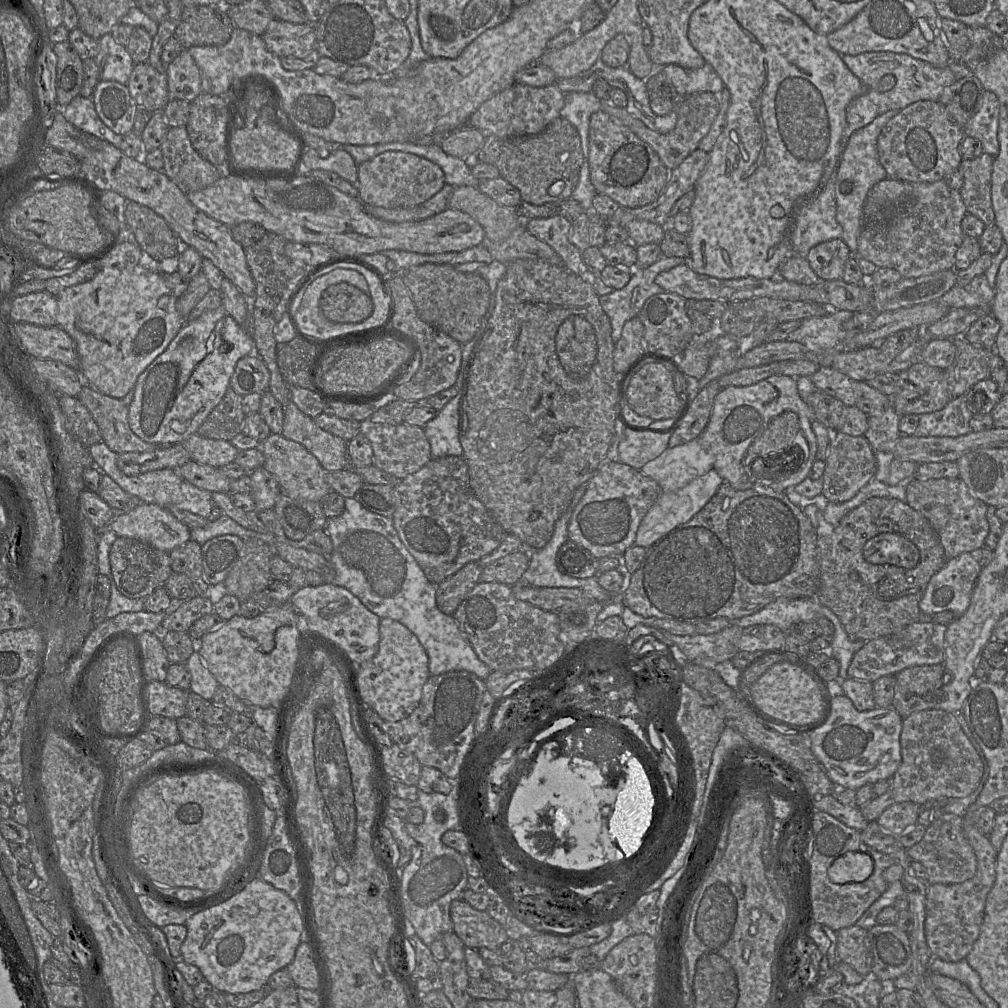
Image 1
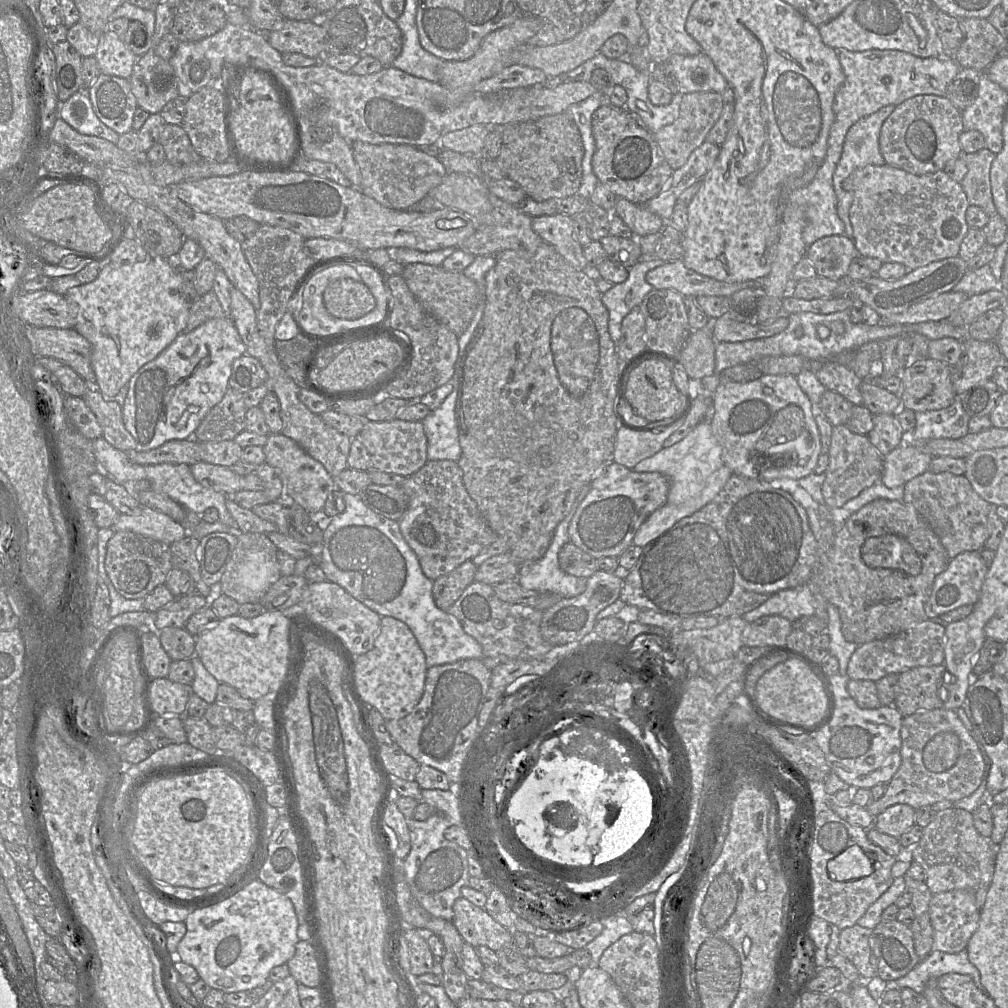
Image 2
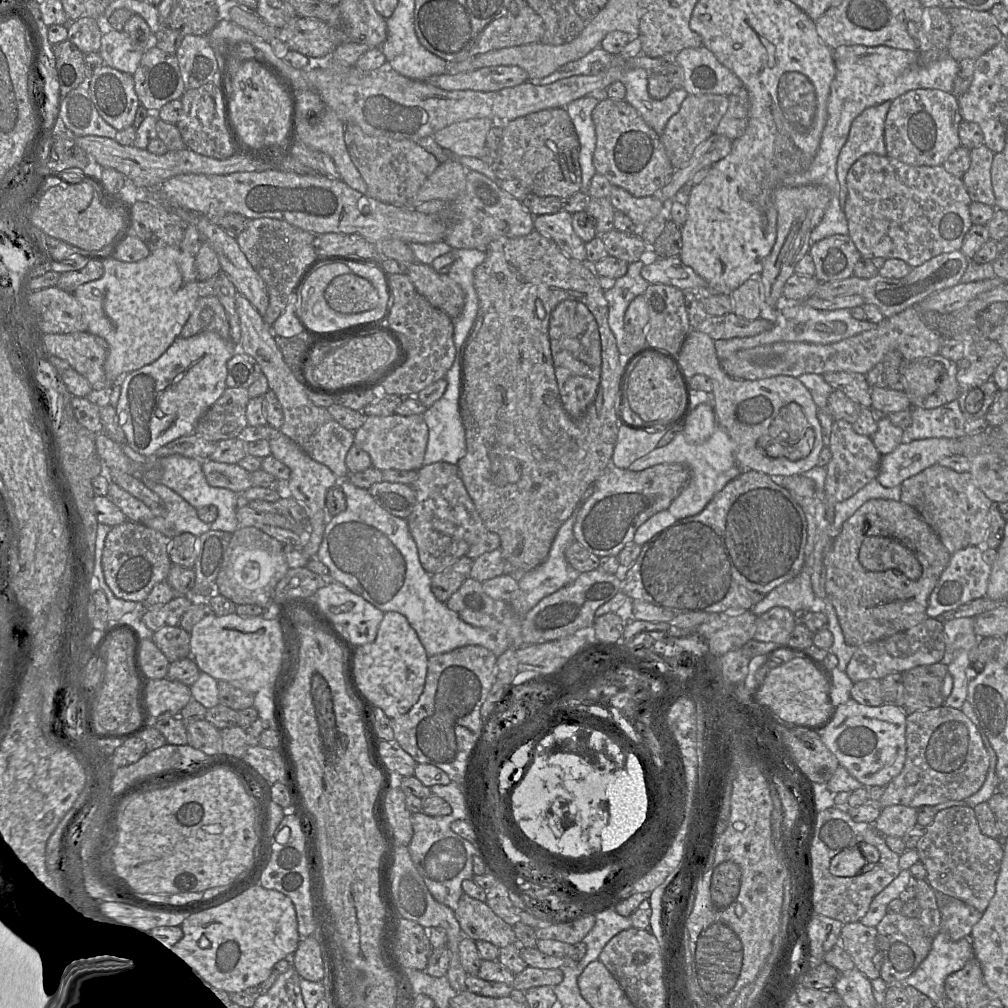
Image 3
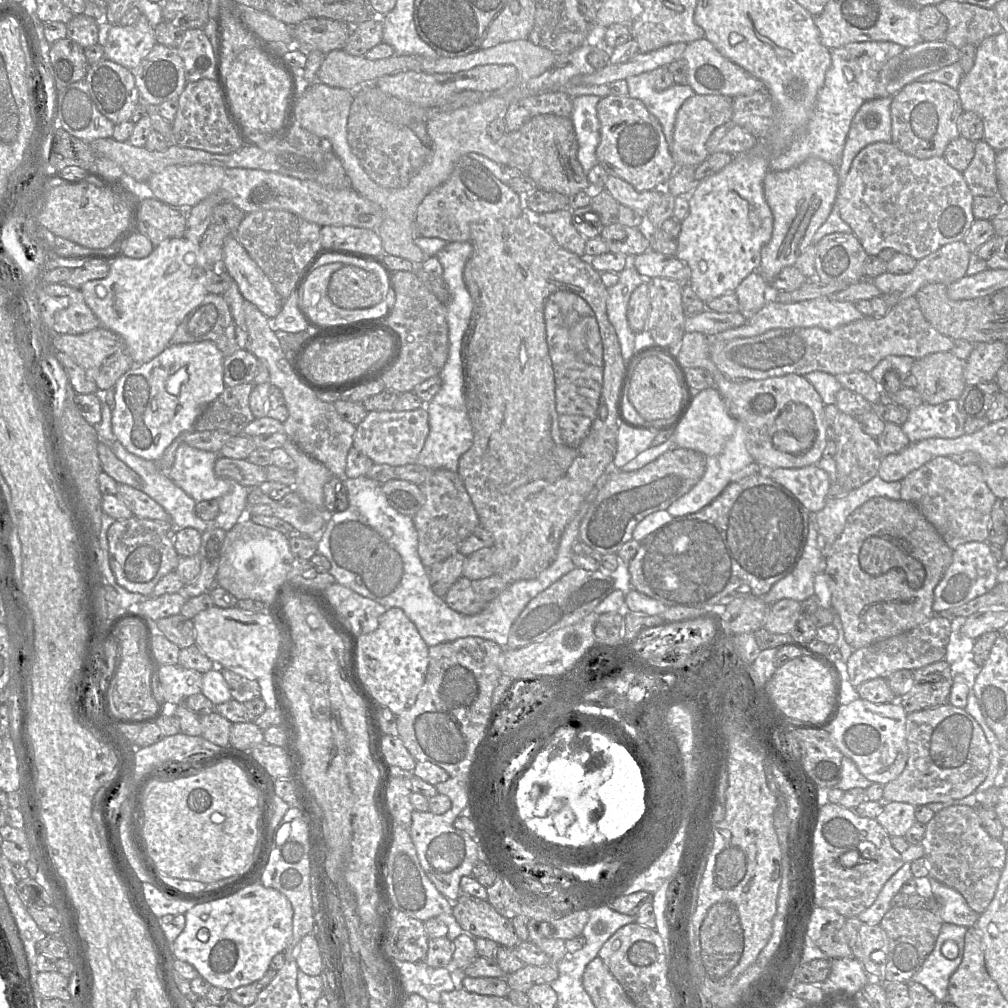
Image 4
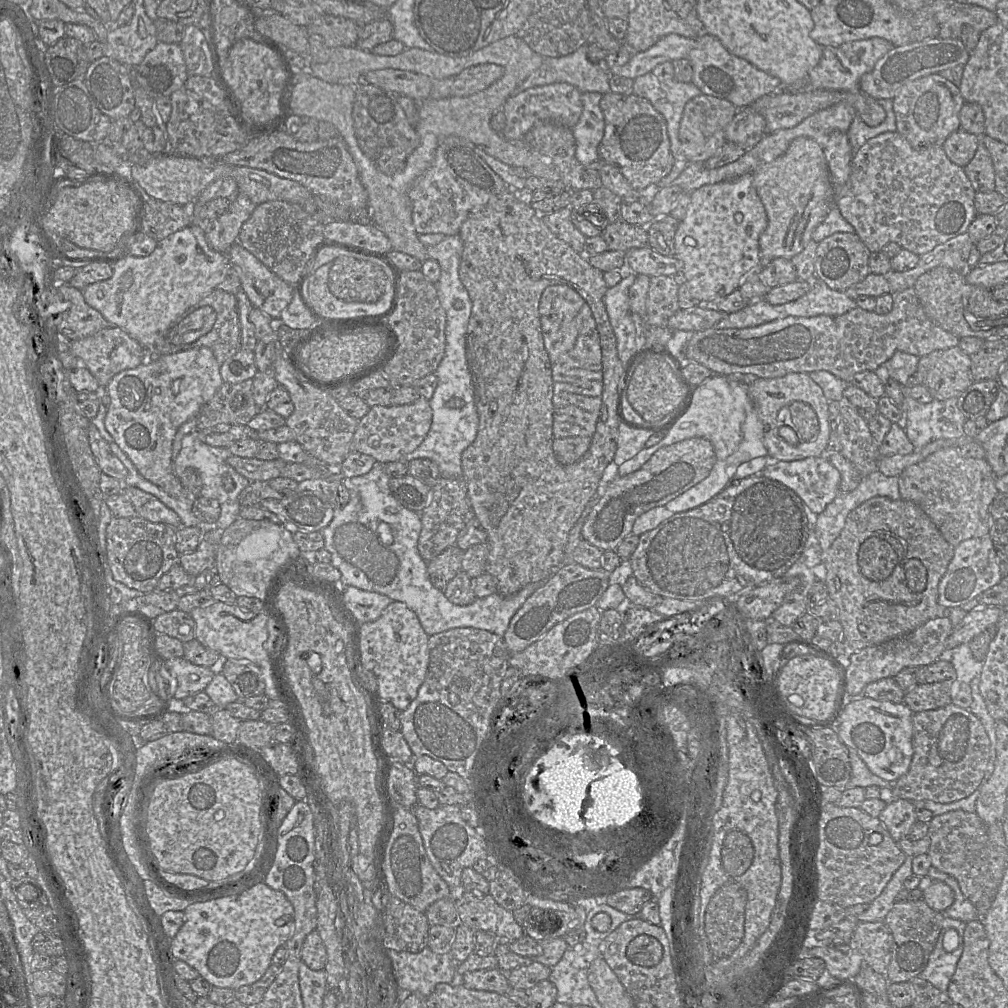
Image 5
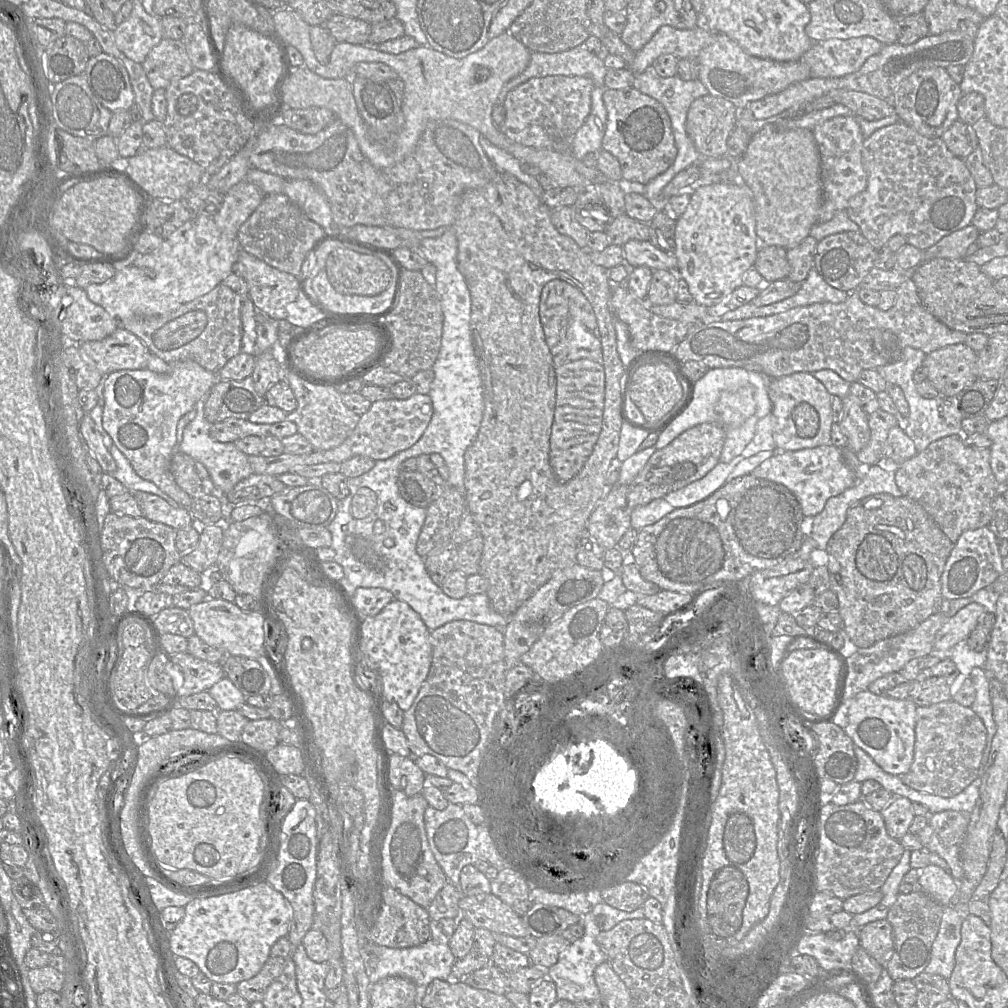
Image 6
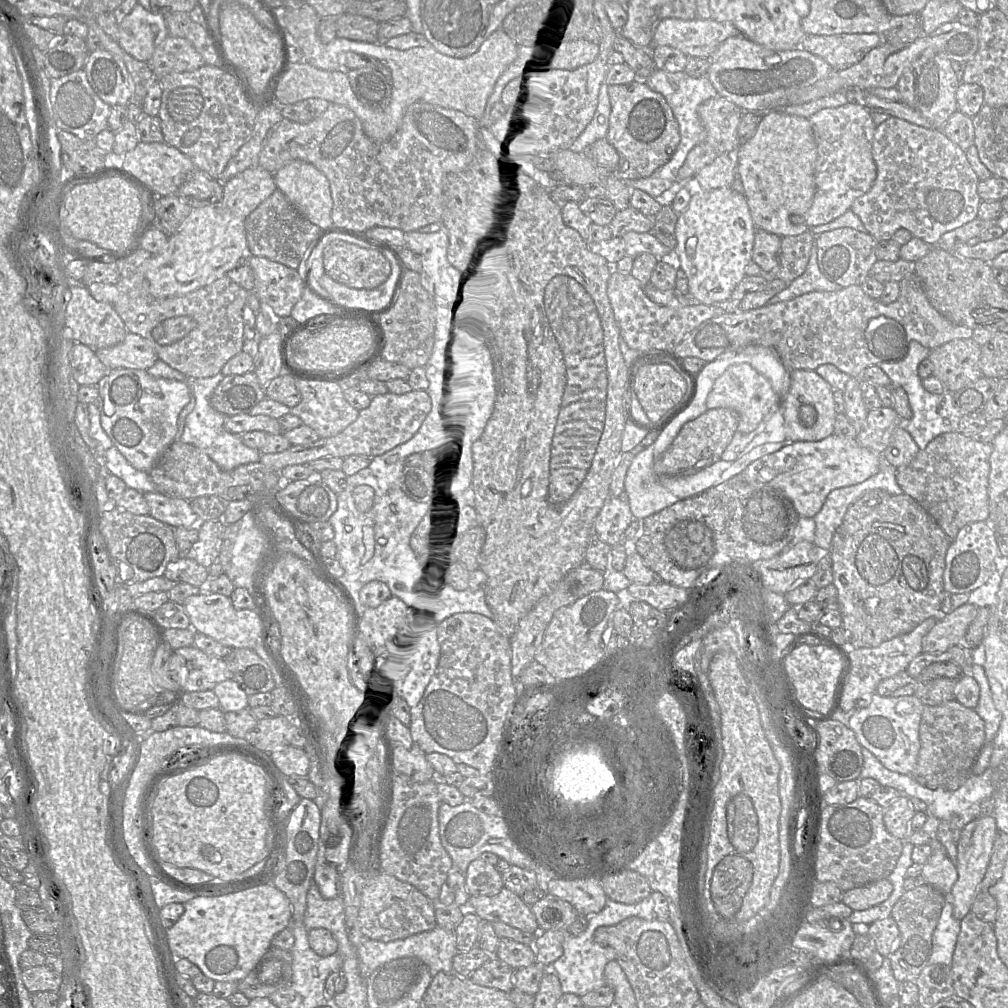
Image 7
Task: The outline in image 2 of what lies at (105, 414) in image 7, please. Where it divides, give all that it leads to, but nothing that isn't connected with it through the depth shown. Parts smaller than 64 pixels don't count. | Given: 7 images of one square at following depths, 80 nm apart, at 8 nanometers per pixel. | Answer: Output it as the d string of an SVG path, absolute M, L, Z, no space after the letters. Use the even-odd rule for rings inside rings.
M213 318L190 332L183 332L158 355L142 366L129 380L128 393L122 406L125 428L136 441L138 451L149 451L170 440L193 438L205 415L224 397L232 373L232 364L246 354L246 346L231 318Z

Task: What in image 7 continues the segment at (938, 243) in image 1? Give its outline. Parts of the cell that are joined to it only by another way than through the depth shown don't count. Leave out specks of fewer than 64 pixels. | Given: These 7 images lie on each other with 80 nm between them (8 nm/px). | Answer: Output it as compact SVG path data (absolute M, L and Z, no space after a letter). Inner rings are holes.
M890 116L876 127L872 155L877 168L876 180L867 193L854 200L850 210L860 218L867 232L877 242L888 241L898 229L906 229L913 237L933 246L946 232L977 218L982 202L977 192L980 180L971 168L966 152L942 130L924 128Z

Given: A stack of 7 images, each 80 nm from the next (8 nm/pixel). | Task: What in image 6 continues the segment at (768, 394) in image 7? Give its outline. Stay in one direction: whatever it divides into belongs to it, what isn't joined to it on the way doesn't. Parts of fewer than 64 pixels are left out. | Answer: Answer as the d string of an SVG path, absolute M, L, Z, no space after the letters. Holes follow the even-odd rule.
M742 387L736 392L721 393L715 411L729 428L736 428L755 415L756 402L751 387Z

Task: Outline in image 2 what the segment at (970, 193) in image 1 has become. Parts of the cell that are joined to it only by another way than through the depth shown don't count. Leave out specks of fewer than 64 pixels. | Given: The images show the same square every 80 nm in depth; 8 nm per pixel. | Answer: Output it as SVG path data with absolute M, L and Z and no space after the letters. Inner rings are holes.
M988 148L975 153L962 154L968 172L961 182L970 205L983 209L990 218L998 214L995 207L990 181L990 171L996 154Z

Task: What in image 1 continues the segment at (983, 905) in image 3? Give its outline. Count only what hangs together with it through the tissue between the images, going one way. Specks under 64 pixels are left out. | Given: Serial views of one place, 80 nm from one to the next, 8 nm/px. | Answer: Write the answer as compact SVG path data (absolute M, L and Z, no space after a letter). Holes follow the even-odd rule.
M941 812L928 827L918 843L906 849L911 860L919 861L928 874L928 884L962 883L974 877L977 871L977 858L963 830L963 817Z

